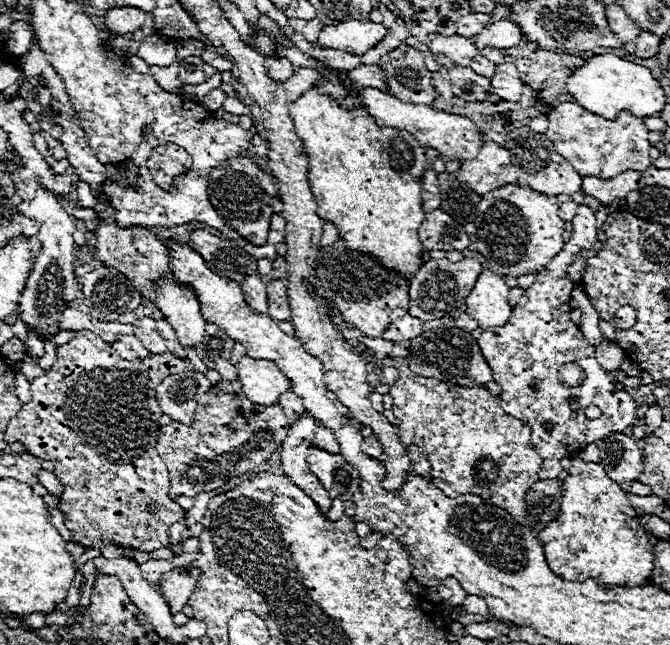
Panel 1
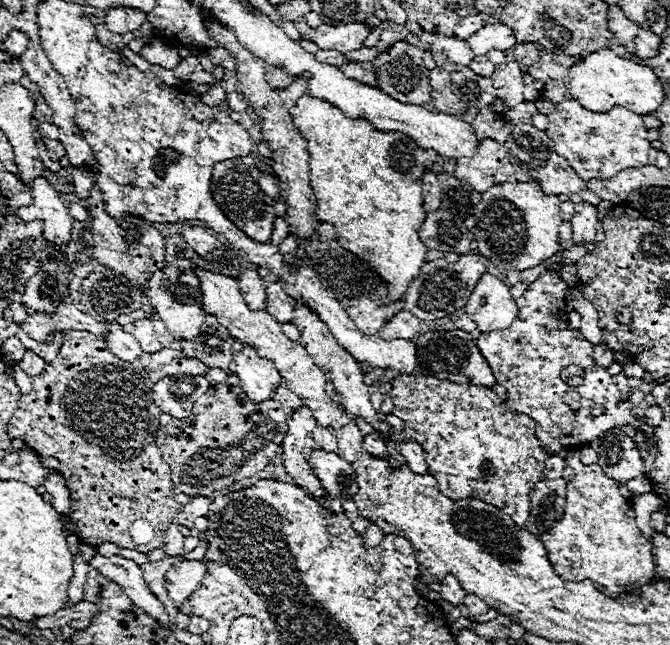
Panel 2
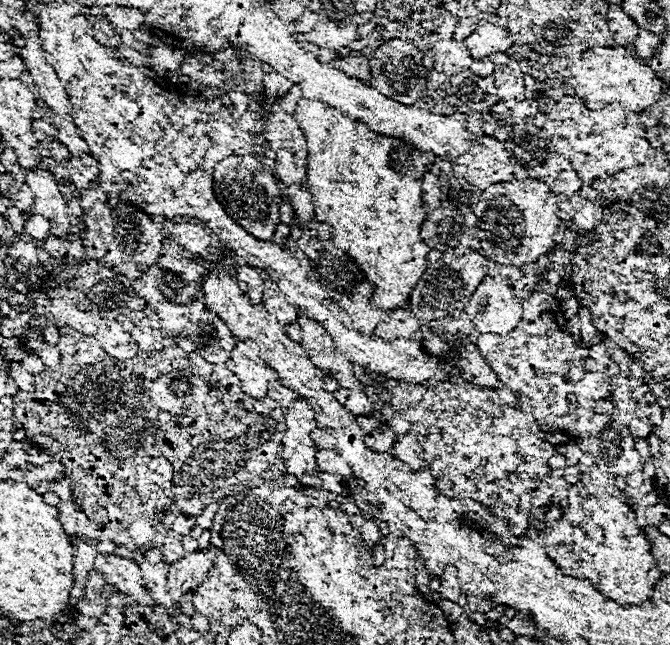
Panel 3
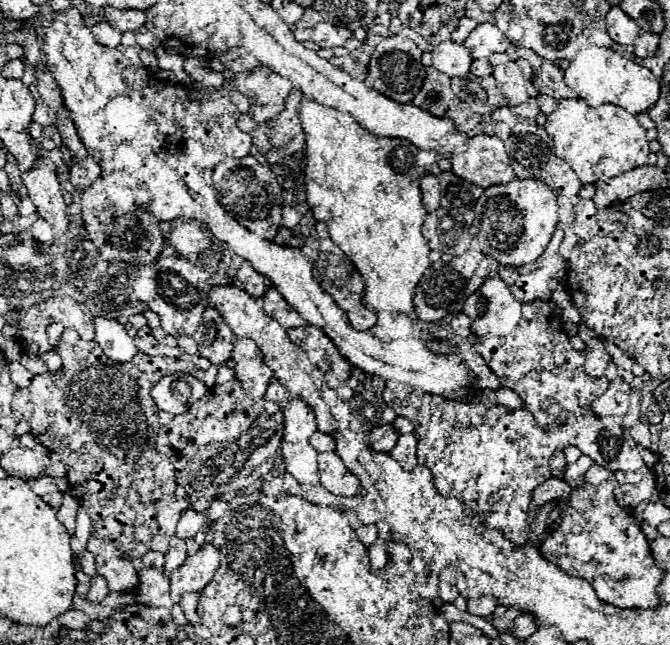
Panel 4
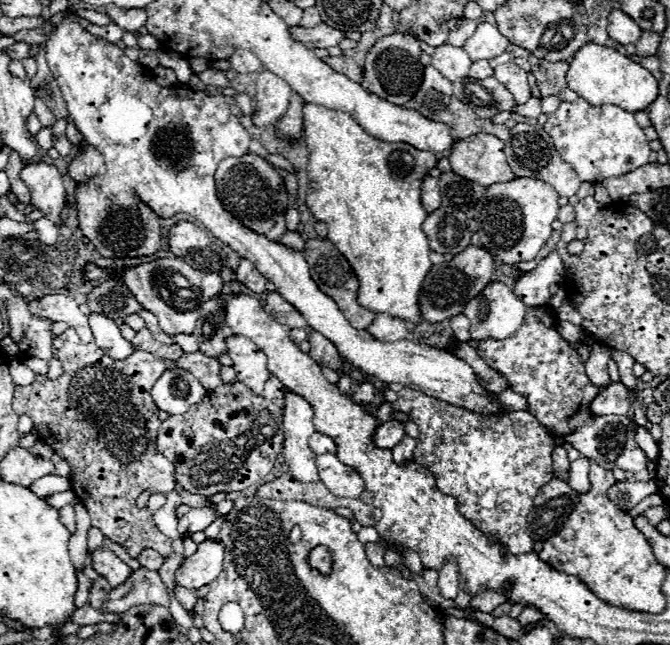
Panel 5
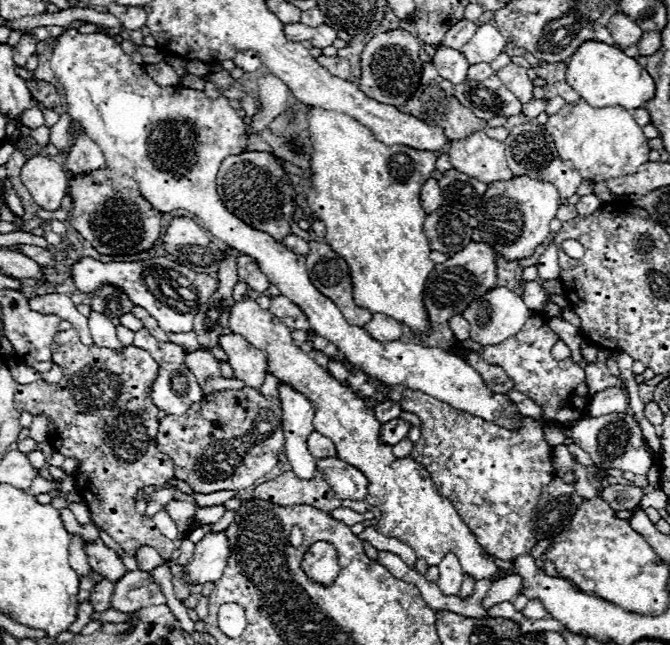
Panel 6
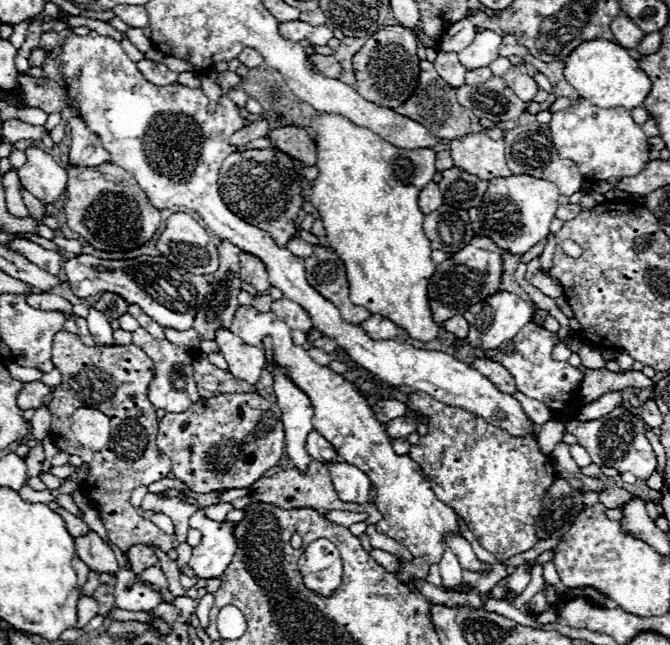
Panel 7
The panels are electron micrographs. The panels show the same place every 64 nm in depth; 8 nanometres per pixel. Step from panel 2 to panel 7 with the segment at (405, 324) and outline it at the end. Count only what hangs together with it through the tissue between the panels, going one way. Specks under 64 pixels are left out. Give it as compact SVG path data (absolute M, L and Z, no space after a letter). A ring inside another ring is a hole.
M372 314L360 328L374 340L392 340L398 334L398 326L380 314Z

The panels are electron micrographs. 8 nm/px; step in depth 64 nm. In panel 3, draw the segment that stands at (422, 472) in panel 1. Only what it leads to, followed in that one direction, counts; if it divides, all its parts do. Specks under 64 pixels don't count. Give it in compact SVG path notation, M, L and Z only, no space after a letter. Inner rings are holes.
M412 432L398 436L390 454L394 454L396 458L400 458L404 464L408 464L412 470L420 470L426 462L424 462L424 450L420 448L416 436Z

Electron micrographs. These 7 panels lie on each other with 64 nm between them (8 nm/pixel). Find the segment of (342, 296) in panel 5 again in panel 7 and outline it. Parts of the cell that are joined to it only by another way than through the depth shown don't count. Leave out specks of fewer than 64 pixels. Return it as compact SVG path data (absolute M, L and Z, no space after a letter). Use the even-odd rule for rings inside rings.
M314 246L314 254L306 258L306 278L314 290L338 306L346 322L362 324L370 318L370 312L366 308L358 308L350 302L346 266L332 248Z

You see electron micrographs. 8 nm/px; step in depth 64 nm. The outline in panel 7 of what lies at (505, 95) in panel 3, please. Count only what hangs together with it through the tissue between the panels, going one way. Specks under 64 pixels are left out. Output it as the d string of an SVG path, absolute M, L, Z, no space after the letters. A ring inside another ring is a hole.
M510 66L510 70L502 76L502 80L524 102L530 102L536 96L536 82L526 74L526 66Z

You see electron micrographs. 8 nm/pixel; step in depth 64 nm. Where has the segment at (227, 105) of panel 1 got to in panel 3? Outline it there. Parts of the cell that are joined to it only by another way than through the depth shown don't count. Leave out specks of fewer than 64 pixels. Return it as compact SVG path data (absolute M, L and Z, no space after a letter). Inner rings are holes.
M232 90L232 92L228 92L228 98L230 98L232 106L234 106L238 112L244 112L244 110L248 110L248 96L246 96L246 94Z

